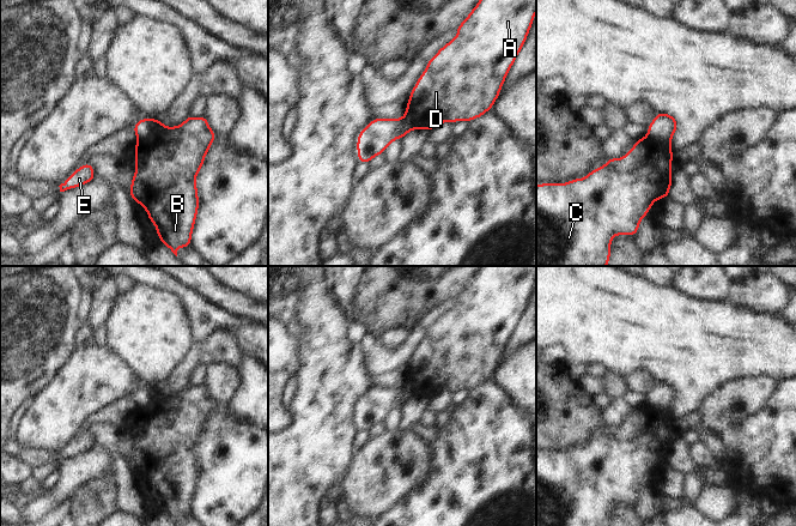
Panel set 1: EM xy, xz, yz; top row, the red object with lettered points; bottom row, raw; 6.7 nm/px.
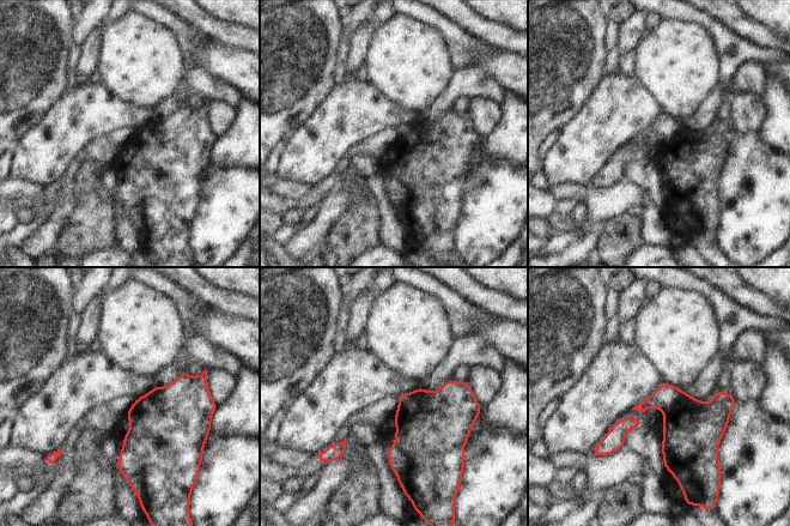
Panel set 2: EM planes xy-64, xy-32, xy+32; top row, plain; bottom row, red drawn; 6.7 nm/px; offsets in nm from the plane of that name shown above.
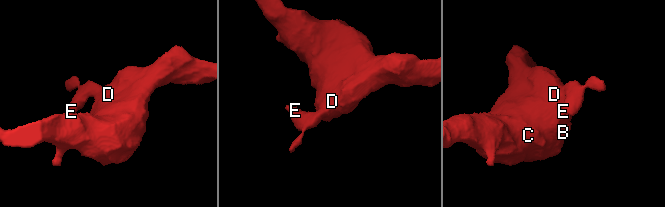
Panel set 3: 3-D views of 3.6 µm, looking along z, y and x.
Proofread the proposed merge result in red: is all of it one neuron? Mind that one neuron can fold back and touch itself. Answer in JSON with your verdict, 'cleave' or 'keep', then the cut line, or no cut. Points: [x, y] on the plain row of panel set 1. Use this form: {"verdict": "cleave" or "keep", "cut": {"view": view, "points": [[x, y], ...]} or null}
{"verdict": "cleave", "cut": {"view": "xy", "points": [[152, 388], [150, 400], [145, 405], [138, 406]]}}

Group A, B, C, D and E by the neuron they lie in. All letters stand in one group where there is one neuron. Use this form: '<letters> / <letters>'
A B C D / E

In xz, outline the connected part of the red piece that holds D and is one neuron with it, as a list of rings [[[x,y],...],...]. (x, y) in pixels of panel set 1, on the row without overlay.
[[[481,266],[468,285],[455,297],[458,303],[427,328],[406,374],[406,383],[413,385],[412,398],[432,399],[444,389],[470,391],[491,379],[506,344],[523,316],[536,280],[536,266]]]

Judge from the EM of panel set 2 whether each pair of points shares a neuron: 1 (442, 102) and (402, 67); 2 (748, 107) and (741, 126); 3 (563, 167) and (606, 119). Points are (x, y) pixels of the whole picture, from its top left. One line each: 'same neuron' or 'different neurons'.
1: different neurons
2: same neuron
3: same neuron

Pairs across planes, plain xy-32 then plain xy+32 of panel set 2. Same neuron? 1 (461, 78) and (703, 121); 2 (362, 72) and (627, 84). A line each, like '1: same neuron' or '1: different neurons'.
1: same neuron
2: different neurons

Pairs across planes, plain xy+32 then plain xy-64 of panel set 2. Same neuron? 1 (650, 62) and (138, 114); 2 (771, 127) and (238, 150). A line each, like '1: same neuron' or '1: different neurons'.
1: different neurons
2: same neuron

